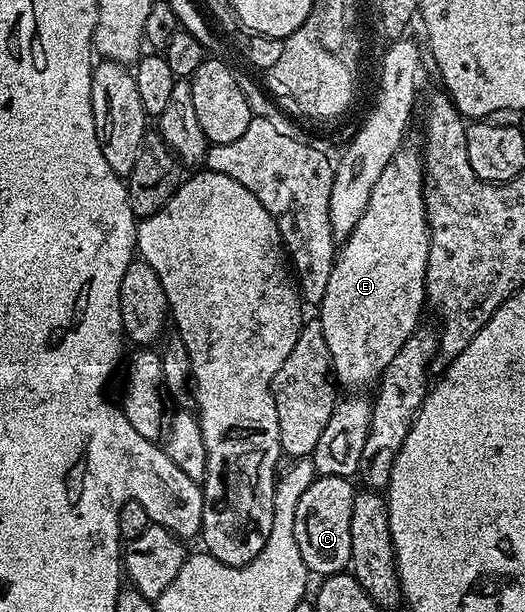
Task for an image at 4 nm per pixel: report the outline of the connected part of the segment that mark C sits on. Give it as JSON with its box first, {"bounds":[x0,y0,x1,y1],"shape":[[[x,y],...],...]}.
{"bounds":[296,475,356,578],"shape":[[[315,475],[312,486],[304,490],[296,506],[296,546],[300,546],[300,558],[304,558],[307,573],[318,575],[318,578],[335,576],[337,572],[346,572],[350,566],[352,554],[352,502],[356,485],[353,479],[344,476]]]}

